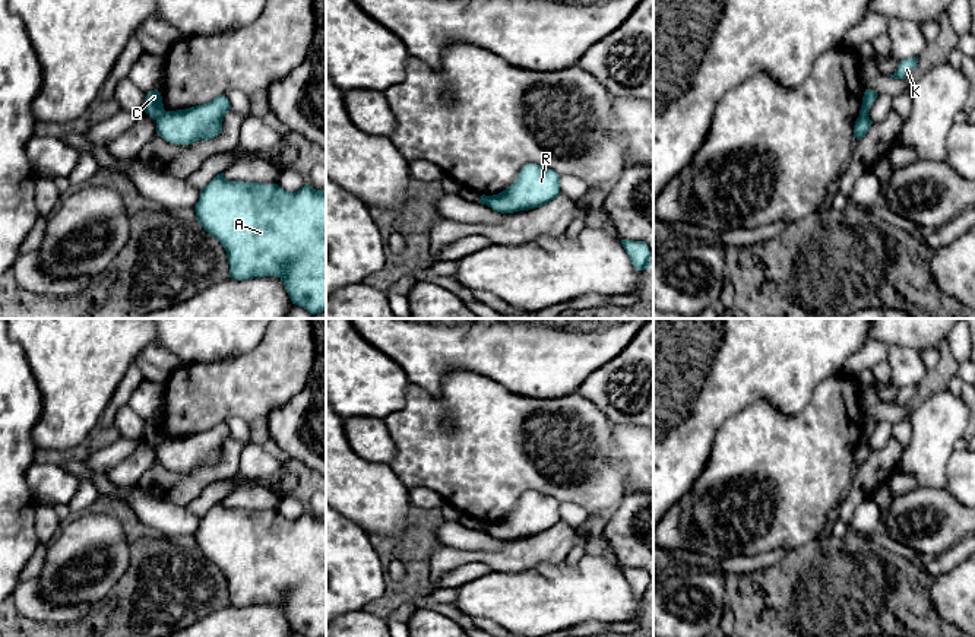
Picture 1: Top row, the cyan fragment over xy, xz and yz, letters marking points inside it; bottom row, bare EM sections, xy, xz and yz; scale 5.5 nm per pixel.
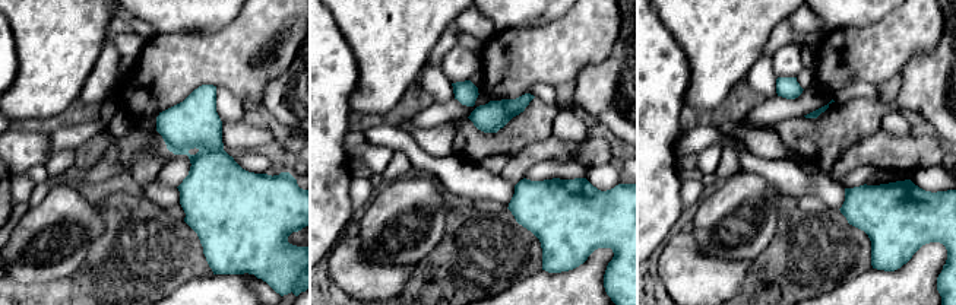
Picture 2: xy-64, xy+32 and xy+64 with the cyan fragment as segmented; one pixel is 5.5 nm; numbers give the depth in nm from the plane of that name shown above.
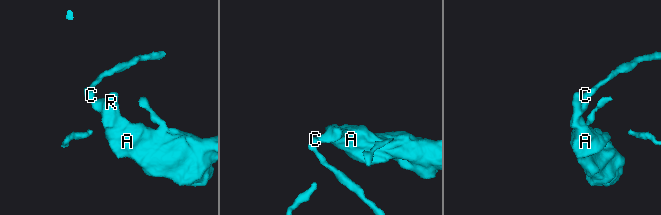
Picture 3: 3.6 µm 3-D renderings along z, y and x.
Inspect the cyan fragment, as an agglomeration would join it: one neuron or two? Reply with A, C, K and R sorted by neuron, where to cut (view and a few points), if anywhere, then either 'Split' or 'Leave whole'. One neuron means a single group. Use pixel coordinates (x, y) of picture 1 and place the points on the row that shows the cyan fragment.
Groups: A R / C K. Split along xy (165, 111), (157, 120). Split

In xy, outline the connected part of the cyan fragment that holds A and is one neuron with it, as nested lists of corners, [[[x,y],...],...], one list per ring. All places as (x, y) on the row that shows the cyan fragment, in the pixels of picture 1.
[[[218,174],[200,190],[196,219],[225,248],[229,278],[278,276],[292,301],[310,314],[326,311],[326,193],[306,184],[295,193],[278,184],[229,181]]]

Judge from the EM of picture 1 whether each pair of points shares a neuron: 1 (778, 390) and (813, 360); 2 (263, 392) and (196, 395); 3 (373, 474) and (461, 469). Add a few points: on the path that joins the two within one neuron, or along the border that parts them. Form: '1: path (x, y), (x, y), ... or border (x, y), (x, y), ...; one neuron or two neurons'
1: path (787, 382), (804, 364); one neuron
2: path (247, 392), (212, 393); one neuron
3: border (389, 463), (408, 490); two neurons

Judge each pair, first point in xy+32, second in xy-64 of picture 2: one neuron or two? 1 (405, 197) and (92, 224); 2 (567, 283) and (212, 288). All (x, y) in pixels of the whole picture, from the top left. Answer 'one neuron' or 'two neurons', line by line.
1: one neuron
2: one neuron

